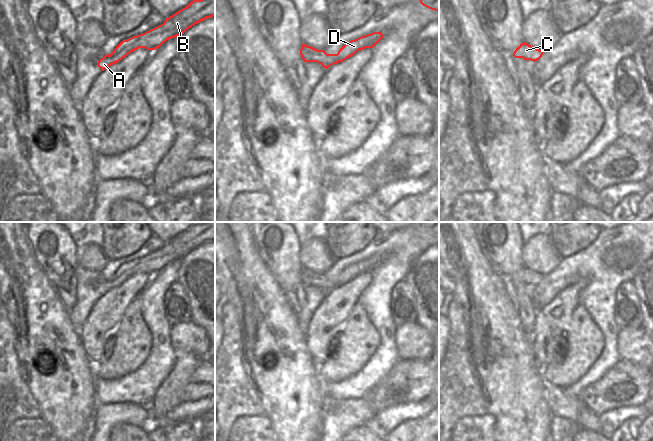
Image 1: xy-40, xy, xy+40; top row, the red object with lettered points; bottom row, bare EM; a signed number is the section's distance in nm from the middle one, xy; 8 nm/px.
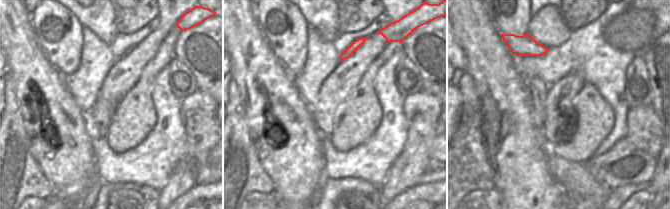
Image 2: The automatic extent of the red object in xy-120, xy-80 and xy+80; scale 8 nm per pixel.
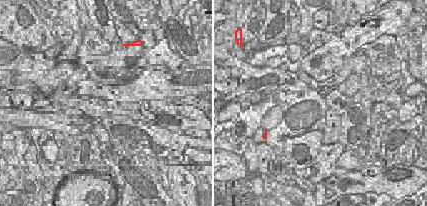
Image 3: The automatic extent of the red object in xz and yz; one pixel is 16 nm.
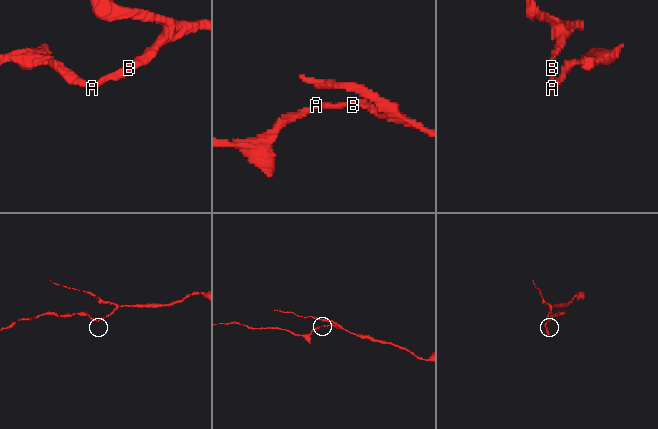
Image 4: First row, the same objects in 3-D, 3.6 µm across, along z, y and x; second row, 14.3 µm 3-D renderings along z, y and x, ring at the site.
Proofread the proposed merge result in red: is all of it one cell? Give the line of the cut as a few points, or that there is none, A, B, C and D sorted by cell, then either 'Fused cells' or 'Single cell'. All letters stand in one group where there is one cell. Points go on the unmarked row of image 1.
No split. Groups: A B C D. Single cell.

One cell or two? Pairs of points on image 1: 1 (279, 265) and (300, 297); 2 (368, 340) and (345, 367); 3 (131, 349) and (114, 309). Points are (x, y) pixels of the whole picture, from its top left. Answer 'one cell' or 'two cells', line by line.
1: one cell
2: one cell
3: two cells

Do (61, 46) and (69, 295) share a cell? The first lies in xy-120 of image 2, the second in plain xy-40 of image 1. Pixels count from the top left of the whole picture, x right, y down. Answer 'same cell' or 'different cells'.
same cell

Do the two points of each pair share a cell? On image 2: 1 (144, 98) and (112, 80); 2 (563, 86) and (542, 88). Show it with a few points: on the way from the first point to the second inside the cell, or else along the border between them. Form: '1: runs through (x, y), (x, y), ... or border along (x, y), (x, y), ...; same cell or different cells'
1: border along (142, 70), (136, 83), (114, 108); different cells
2: border along (550, 84), (546, 95), (545, 110); different cells

